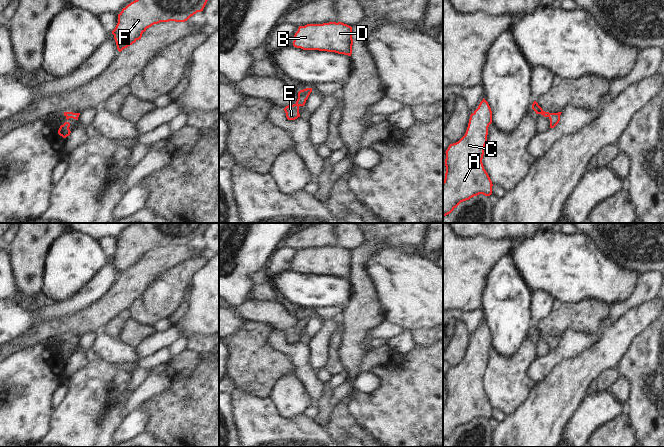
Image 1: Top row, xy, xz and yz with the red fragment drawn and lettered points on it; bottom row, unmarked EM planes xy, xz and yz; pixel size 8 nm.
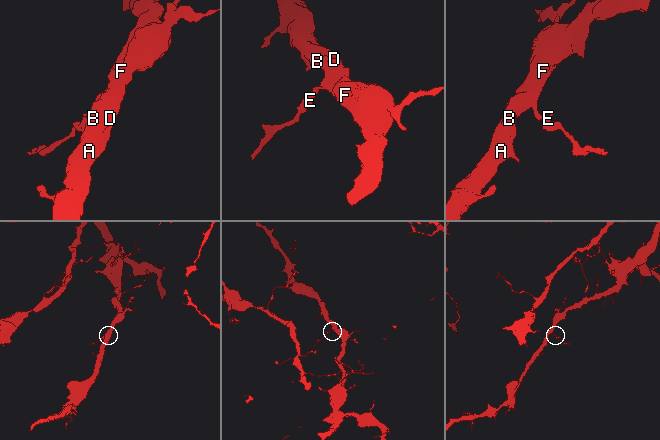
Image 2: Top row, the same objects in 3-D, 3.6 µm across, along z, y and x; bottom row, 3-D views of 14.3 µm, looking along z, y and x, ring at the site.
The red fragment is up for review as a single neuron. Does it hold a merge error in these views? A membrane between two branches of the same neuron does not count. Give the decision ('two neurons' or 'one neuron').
one neuron

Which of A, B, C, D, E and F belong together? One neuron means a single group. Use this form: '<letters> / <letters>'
A B C D E F

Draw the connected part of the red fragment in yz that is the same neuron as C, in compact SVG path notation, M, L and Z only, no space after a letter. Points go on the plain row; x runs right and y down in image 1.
M483 322L470 339L465 359L446 374L446 397L443 405L443 441L461 426L483 418L492 418L492 405L484 393L482 383L487 367L492 335Z

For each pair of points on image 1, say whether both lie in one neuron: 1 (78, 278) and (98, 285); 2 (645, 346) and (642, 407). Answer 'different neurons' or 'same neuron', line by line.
1: different neurons
2: same neuron

